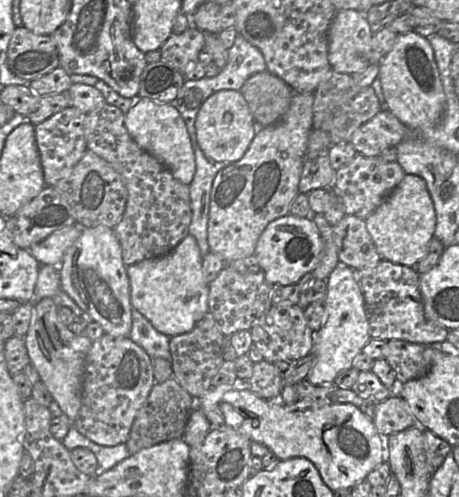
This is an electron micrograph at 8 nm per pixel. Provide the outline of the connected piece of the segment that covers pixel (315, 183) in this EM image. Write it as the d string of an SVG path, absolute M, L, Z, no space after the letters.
M328 155L306 160L299 182L299 193L307 194L316 189L332 189L336 171L332 168Z

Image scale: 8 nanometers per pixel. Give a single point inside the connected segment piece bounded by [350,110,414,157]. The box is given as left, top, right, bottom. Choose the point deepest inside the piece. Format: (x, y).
(384, 130)

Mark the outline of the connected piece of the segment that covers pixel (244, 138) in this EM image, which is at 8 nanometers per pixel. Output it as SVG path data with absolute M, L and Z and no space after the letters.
M221 90L212 94L200 107L195 121L197 143L209 161L236 162L250 146L258 126L240 91Z

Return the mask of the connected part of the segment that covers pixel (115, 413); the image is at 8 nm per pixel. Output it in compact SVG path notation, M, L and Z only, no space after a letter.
M104 333L93 341L85 361L82 404L73 422L76 429L101 446L112 447L125 443L133 421L155 383L152 360L129 337L114 337Z

